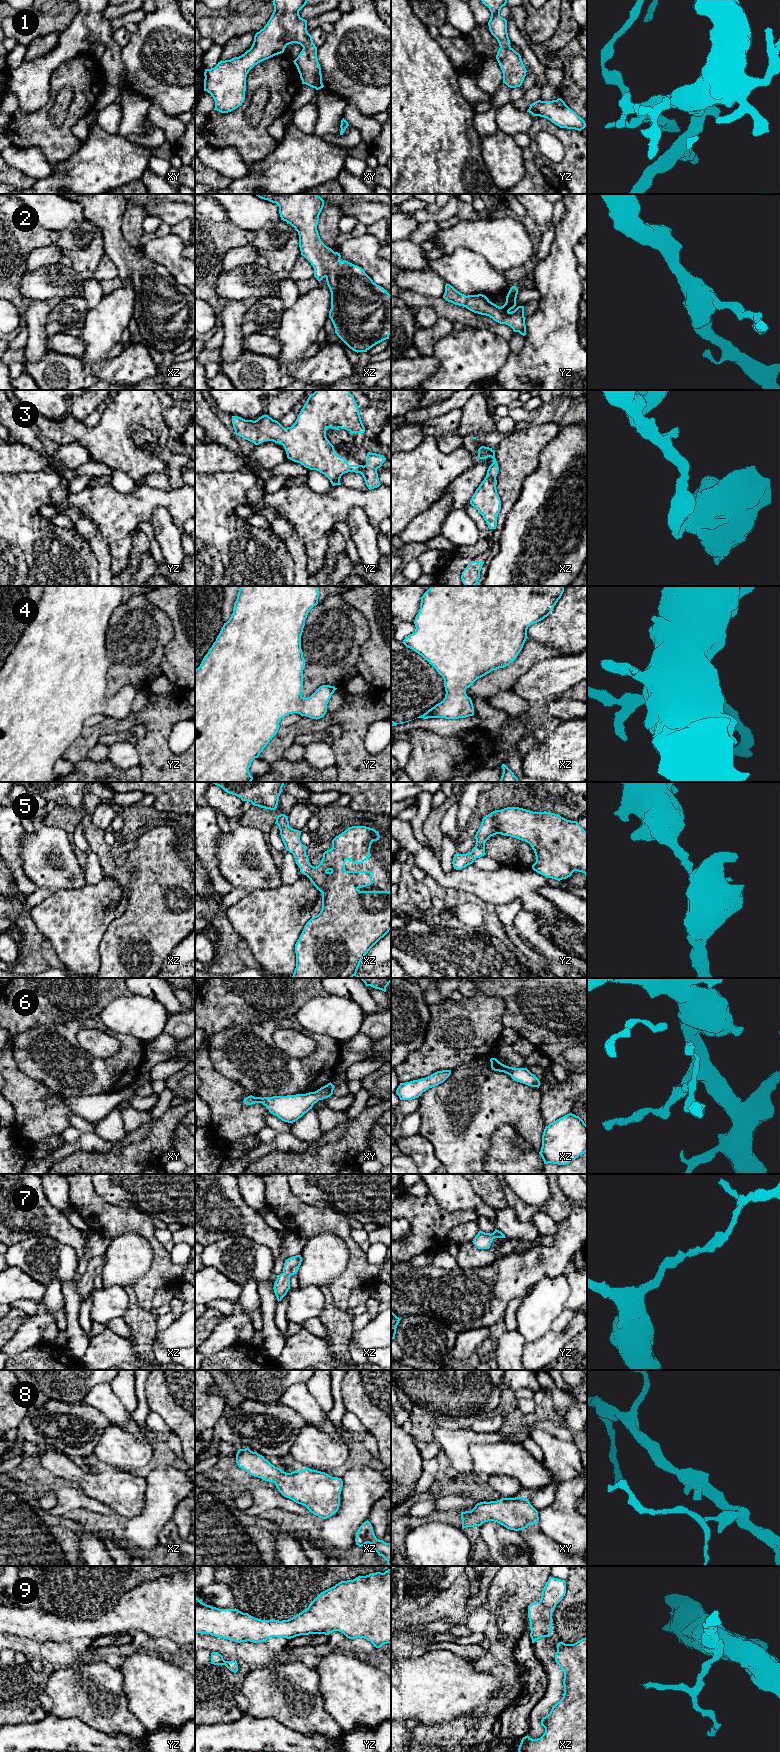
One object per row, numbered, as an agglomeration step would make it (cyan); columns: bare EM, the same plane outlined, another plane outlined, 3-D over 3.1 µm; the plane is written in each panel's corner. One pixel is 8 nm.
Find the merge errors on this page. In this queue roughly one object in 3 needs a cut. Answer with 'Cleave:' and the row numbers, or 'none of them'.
Cleave: none of them

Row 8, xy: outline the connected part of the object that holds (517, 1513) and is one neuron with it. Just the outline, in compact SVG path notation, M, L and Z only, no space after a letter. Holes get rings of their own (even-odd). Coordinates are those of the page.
M524 1497L502 1498L480 1502L471 1511L461 1512L462 1529L481 1526L488 1521L497 1522L507 1529L519 1531L537 1524L538 1511Z

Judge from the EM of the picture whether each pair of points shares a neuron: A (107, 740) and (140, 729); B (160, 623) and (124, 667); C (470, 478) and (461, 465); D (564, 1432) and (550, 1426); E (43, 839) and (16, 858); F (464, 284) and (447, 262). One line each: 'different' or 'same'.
A: same
B: same
C: different
D: same
E: different
F: same

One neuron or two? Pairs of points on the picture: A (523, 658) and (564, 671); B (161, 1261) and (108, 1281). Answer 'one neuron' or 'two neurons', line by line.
A: two neurons
B: two neurons

